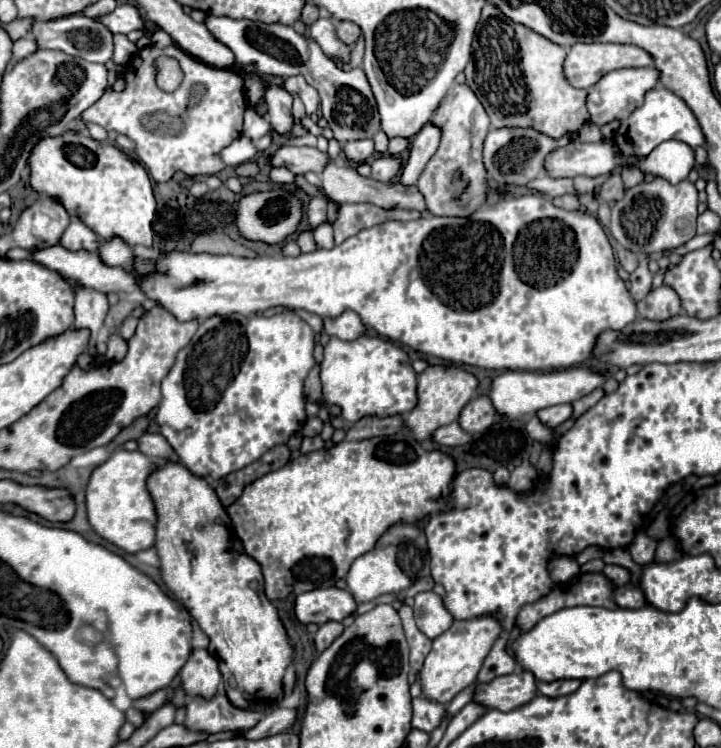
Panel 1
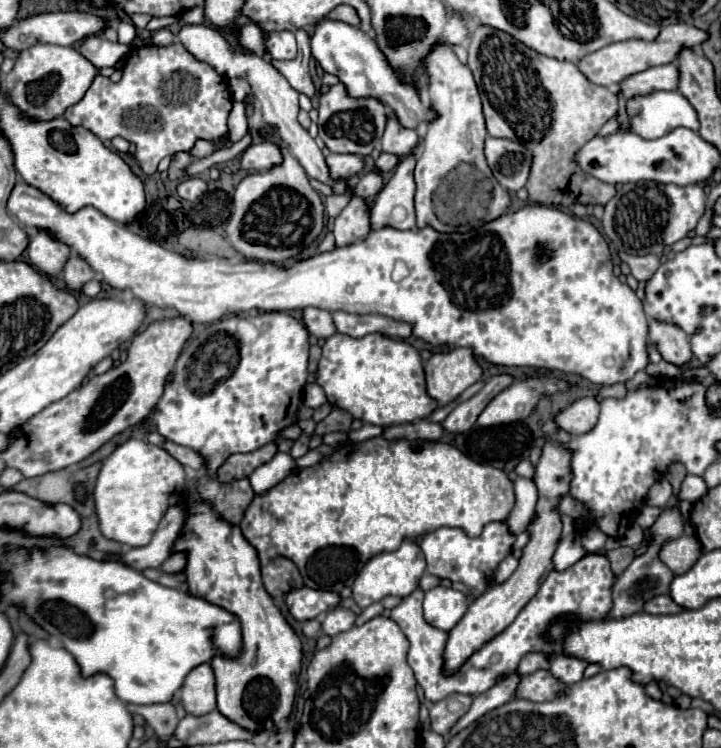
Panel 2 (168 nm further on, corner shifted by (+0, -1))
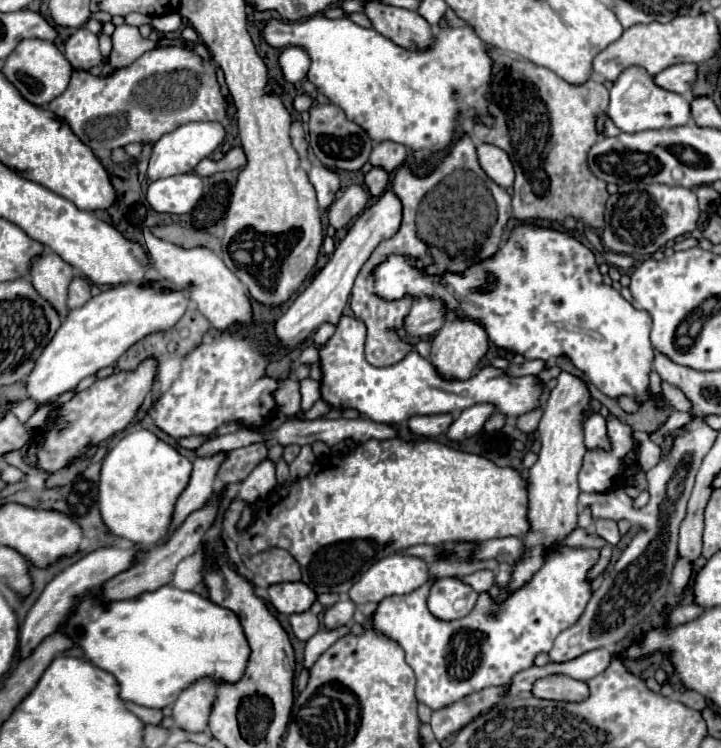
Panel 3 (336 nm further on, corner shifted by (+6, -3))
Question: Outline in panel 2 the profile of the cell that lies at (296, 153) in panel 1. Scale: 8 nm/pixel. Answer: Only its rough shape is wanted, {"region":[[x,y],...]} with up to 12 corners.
{"region":[[251,144],[241,154],[247,172],[267,170],[279,162],[275,144]]}

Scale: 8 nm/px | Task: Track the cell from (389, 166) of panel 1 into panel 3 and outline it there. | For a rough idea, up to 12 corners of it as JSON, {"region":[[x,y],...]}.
{"region":[[359,184],[327,208],[337,230],[365,210],[367,190]]}

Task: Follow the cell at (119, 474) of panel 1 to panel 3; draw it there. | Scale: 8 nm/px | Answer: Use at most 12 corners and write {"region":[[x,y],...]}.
{"region":[[149,430],[103,460],[107,530],[153,548],[191,462]]}

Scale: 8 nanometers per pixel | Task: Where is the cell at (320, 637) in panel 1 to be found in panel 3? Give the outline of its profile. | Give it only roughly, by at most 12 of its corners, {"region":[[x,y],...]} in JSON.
{"region":[[351,600],[325,610],[325,628],[347,624],[355,614]]}

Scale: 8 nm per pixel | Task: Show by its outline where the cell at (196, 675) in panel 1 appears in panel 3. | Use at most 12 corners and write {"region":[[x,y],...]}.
{"region":[[211,678],[187,686],[173,704],[185,732],[207,730],[217,694]]}

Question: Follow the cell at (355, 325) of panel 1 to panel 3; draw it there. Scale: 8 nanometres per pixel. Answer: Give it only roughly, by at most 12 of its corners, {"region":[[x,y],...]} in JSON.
{"region":[[419,298],[405,316],[409,336],[425,338],[443,326],[439,300]]}

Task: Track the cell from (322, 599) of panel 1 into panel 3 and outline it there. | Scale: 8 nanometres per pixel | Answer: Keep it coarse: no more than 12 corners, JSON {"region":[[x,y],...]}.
{"region":[[303,582],[269,588],[281,614],[301,614],[317,594]]}

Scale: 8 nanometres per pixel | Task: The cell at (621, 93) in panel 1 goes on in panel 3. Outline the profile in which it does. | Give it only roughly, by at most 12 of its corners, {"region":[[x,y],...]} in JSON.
{"region":[[675,64],[653,76],[659,88],[687,94],[695,64]]}

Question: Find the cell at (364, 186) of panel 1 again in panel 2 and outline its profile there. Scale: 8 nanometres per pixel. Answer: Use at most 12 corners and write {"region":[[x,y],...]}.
{"region":[[213,26],[179,40],[223,78],[245,78],[267,124],[309,178],[335,194],[325,158],[297,122],[299,92],[263,58],[233,50]]}

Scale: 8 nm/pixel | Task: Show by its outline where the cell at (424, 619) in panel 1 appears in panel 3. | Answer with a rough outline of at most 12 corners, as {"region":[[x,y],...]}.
{"region":[[455,578],[433,584],[427,608],[449,622],[467,616],[479,594]]}

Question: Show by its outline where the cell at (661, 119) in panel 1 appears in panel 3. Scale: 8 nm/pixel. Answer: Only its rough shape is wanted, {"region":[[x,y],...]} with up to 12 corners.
{"region":[[627,68],[607,116],[623,132],[683,126],[685,96]]}

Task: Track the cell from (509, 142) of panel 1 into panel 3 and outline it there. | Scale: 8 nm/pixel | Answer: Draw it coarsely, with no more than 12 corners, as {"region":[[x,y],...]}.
{"region":[[479,144],[477,156],[485,174],[501,188],[515,180],[505,150]]}

